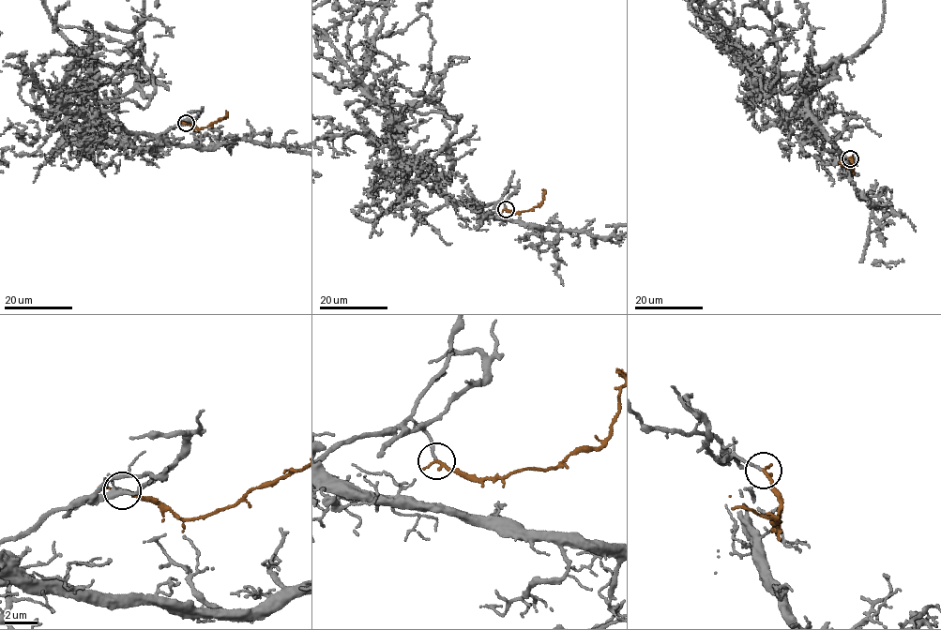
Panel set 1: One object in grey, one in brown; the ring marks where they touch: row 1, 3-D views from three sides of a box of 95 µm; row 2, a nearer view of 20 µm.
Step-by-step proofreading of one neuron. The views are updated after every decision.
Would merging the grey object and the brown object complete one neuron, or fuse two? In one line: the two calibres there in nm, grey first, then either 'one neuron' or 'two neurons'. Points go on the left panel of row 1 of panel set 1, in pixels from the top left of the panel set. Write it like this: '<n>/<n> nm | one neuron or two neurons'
160/240 nm | one neuron

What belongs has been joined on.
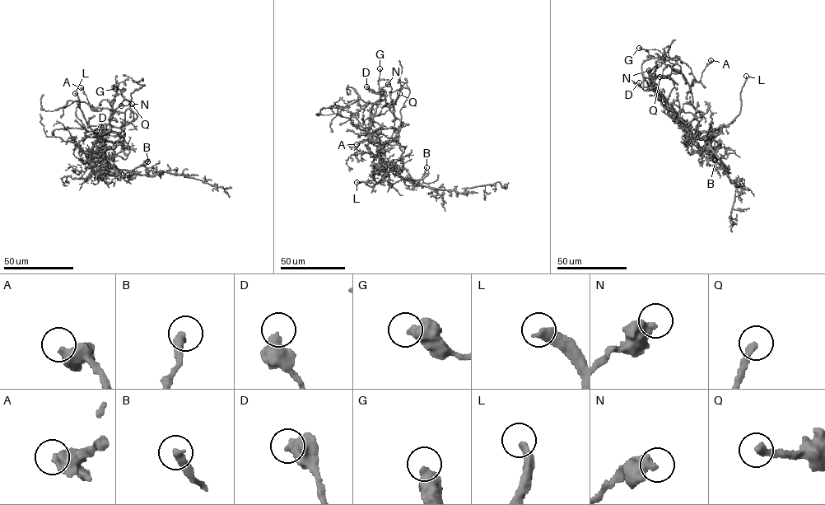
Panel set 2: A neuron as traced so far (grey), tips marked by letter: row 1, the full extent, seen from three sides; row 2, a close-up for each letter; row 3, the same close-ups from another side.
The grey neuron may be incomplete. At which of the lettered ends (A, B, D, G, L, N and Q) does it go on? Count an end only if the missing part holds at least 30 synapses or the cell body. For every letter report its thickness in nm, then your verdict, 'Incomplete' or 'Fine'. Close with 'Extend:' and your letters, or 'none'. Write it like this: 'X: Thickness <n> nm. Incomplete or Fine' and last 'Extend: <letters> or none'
A: Thickness 550 nm. Fine
B: Thickness 360 nm. Fine
D: Thickness 480 nm. Fine
G: Thickness 500 nm. Fine
L: Thickness 380 nm. Incomplete
N: Thickness 550 nm. Fine
Q: Thickness 300 nm. Incomplete
Extend: L, Q

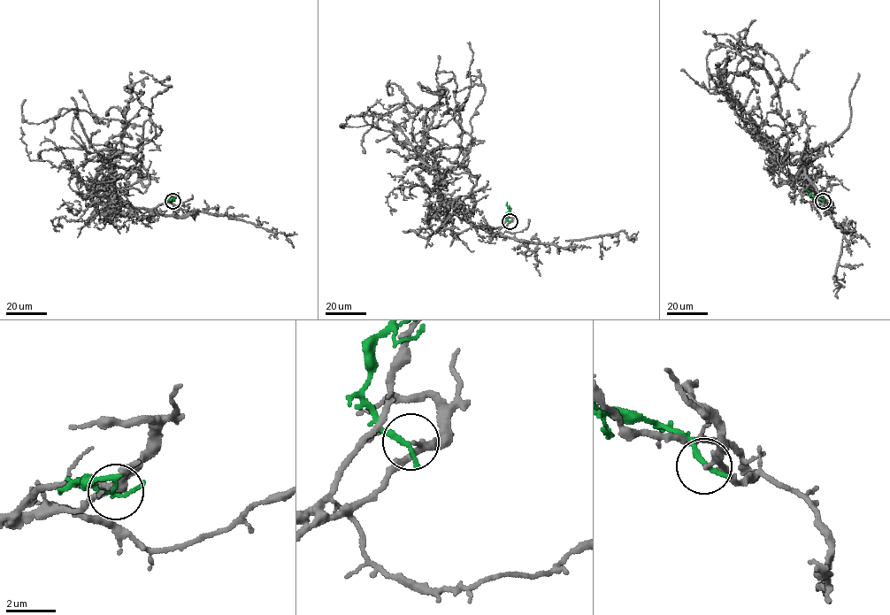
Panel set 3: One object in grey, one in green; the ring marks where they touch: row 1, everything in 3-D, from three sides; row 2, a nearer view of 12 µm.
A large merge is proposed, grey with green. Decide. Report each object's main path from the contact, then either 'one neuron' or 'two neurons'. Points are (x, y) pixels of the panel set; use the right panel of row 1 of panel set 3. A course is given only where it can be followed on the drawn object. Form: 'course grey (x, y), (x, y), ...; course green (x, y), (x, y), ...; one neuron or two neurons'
course grey (823, 201), (806, 162), (784, 163), (782, 75), (758, 44), (748, 46), (755, 20); course green (823, 201), (806, 190); two neurons

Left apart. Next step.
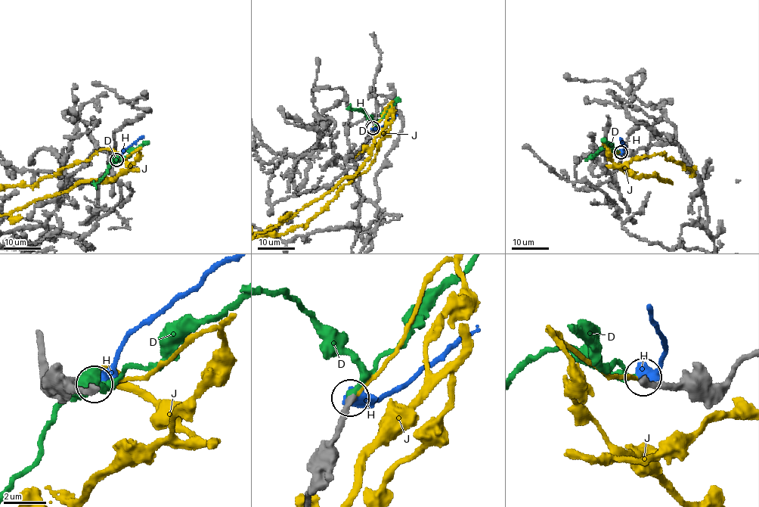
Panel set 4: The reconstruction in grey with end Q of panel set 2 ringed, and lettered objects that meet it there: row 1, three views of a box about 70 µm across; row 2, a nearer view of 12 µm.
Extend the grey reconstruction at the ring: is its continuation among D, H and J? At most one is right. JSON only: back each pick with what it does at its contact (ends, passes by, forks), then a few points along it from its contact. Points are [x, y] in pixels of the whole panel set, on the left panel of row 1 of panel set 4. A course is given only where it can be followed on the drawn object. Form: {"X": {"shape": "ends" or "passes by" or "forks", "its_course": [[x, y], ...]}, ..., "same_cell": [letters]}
{"D": {"shape": "ends", "its_course": [[116, 160], [119, 161], [111, 163], [106, 172], [96, 184], [95, 189]]}, "same_cell": ["D"]}

